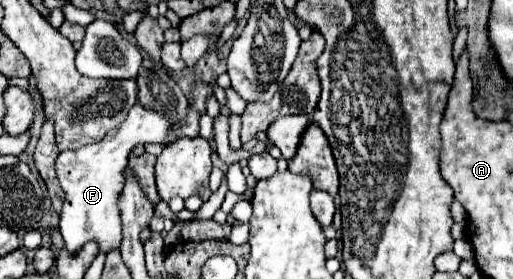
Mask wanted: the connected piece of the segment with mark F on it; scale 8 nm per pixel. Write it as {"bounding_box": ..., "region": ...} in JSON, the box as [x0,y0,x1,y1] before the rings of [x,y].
{"bounding_box":[56,81,216,253],"region":[[[194,81],[192,83],[192,103],[188,107],[186,117],[180,125],[174,125],[160,111],[144,109],[142,105],[134,105],[128,117],[114,127],[100,143],[86,145],[76,151],[62,151],[56,159],[56,175],[60,187],[64,189],[64,205],[60,211],[60,231],[70,253],[78,253],[84,241],[98,241],[102,251],[112,251],[120,247],[122,225],[120,225],[120,207],[118,199],[124,189],[124,171],[128,165],[128,157],[136,145],[160,143],[168,145],[180,137],[198,137],[200,117],[206,113],[206,101],[214,95],[216,83]]]}

